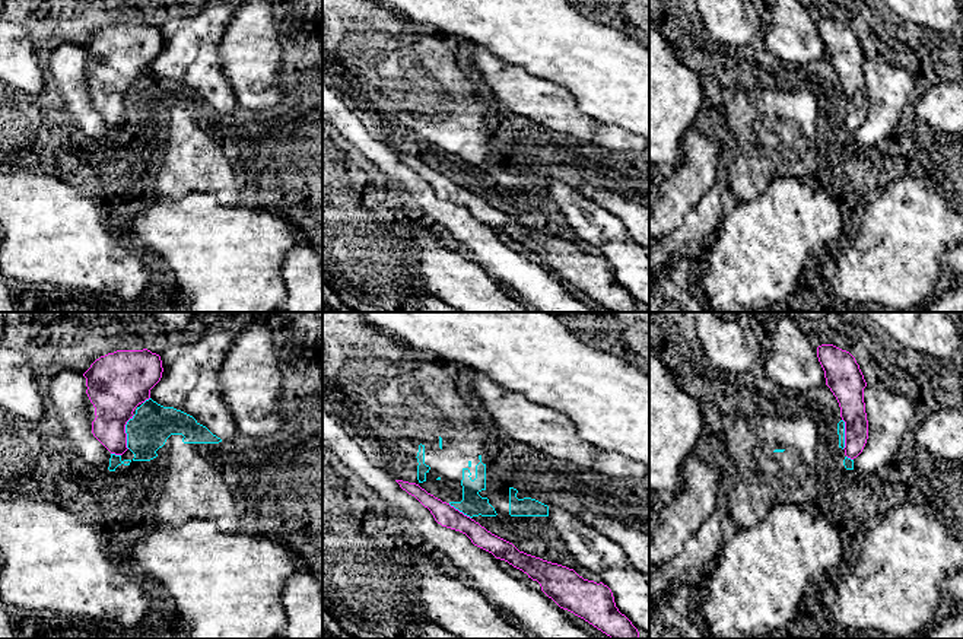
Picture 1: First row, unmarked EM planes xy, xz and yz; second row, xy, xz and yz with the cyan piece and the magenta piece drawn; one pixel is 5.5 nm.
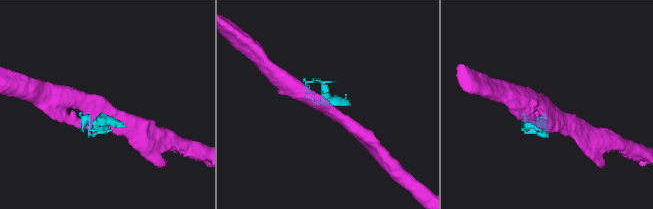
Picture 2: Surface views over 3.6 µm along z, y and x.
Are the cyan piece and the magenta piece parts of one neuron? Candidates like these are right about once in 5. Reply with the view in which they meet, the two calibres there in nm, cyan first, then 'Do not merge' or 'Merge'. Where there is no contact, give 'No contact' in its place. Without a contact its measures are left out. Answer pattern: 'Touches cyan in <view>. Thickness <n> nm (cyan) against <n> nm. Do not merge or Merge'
Touches cyan in xy. Thickness 220 nm (cyan) against 300 nm. Do not merge

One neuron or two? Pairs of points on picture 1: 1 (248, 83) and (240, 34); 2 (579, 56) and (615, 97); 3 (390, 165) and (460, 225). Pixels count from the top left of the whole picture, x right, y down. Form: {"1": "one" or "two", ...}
{"1": "one", "2": "one", "3": "one"}

